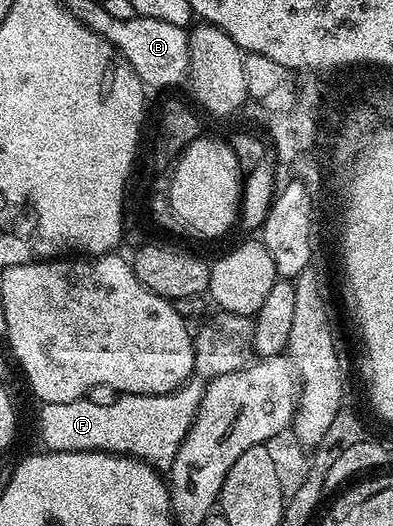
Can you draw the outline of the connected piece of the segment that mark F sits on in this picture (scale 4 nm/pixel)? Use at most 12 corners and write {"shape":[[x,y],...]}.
{"shape":[[204,386],[40,404],[42,448],[118,453],[160,471]]}

